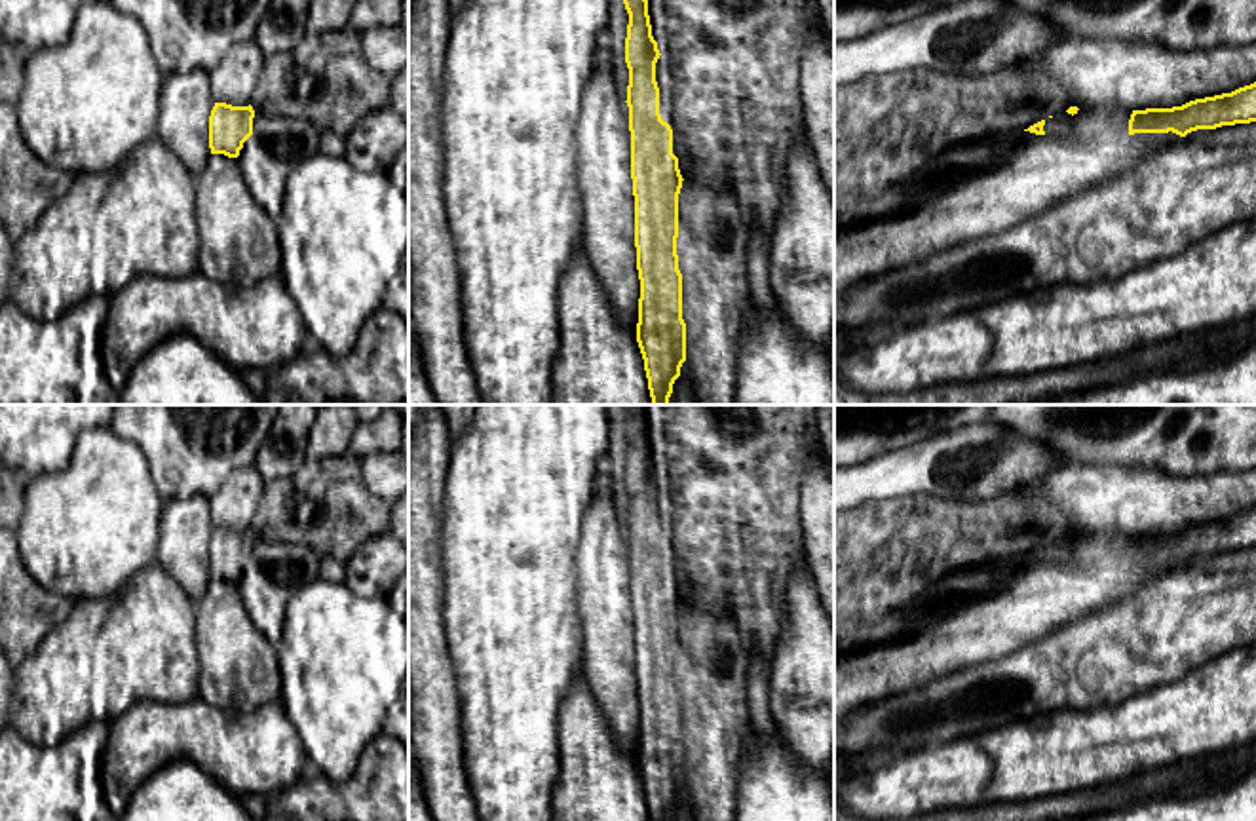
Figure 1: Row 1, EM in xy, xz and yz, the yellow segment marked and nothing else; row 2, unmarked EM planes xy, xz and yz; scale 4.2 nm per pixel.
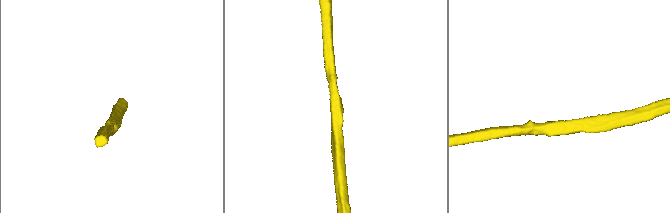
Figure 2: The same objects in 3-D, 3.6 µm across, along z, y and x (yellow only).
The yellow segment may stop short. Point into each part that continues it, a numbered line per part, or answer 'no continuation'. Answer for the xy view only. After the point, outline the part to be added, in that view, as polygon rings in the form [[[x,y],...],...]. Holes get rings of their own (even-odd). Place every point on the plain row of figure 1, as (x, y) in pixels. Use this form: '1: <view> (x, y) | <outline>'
no continuation

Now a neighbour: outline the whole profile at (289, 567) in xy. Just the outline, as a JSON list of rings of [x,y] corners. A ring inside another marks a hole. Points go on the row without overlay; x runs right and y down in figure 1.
[[[255,540],[253,561],[243,568],[238,589],[253,625],[274,646],[281,642],[285,610],[291,595],[319,578],[321,559],[304,544]]]

